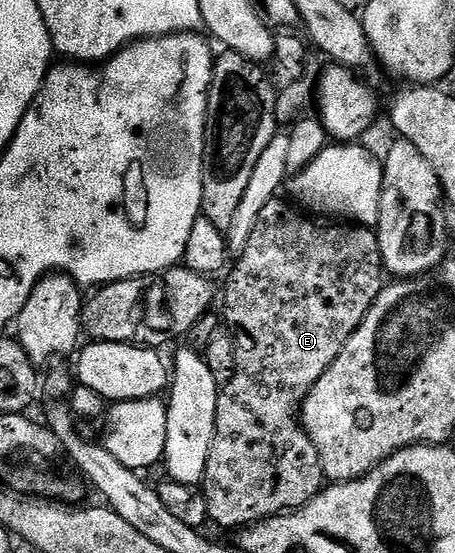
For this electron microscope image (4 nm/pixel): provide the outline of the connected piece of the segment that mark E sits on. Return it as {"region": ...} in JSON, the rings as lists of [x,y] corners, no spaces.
{"region":[[[271,202],[260,210],[260,218],[256,218],[256,226],[248,238],[248,242],[241,248],[238,265],[229,273],[230,281],[226,284],[226,293],[221,293],[220,308],[222,304],[221,319],[230,327],[234,335],[234,344],[238,349],[234,352],[234,377],[221,385],[218,393],[218,405],[216,406],[216,426],[212,446],[206,462],[206,475],[204,477],[204,503],[206,515],[211,521],[215,520],[222,528],[234,528],[241,530],[267,520],[270,516],[280,516],[287,512],[303,508],[313,496],[318,495],[324,487],[324,473],[322,463],[318,457],[316,446],[311,442],[306,429],[302,427],[299,416],[302,401],[310,393],[310,388],[319,378],[322,372],[332,366],[332,362],[340,354],[340,350],[346,344],[346,340],[358,329],[358,323],[368,314],[375,298],[382,293],[384,287],[384,269],[382,267],[382,255],[378,245],[378,237],[366,226],[343,226],[338,222],[319,222],[309,215],[303,214],[297,207],[289,208],[286,204]]]}

